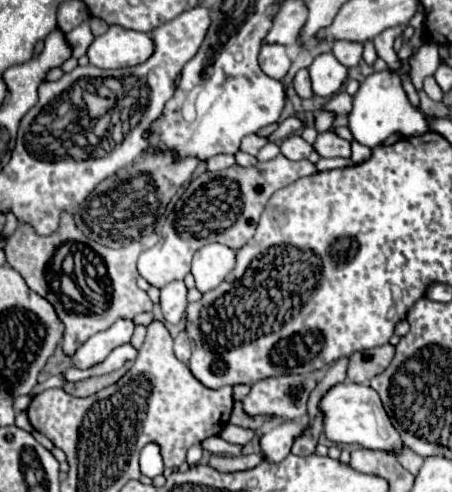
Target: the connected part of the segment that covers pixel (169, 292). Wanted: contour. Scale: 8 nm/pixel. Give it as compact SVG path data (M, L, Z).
M170 282L160 290L160 306L166 322L178 324L184 318L186 306L188 306L186 294L188 294L188 288L184 282Z

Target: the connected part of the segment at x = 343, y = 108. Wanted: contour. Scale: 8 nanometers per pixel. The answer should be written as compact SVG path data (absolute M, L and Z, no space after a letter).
M340 92L340 94L332 96L324 108L326 108L326 110L332 110L336 116L348 114L348 112L350 112L350 106L352 106L352 100L354 100L354 98L352 98L348 92Z

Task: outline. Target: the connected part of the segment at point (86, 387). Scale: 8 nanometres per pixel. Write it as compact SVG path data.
M128 360L122 368L110 372L110 374L104 374L104 376L92 376L92 378L86 378L86 380L80 380L80 382L68 382L64 386L64 390L72 396L90 396L90 394L96 394L98 390L110 386L110 384L116 384L132 366L134 362Z

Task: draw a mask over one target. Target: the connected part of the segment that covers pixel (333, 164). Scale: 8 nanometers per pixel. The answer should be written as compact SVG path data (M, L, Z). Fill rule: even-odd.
M320 158L320 162L316 164L316 168L322 172L330 170L330 168L346 168L350 164L352 164L350 158Z

